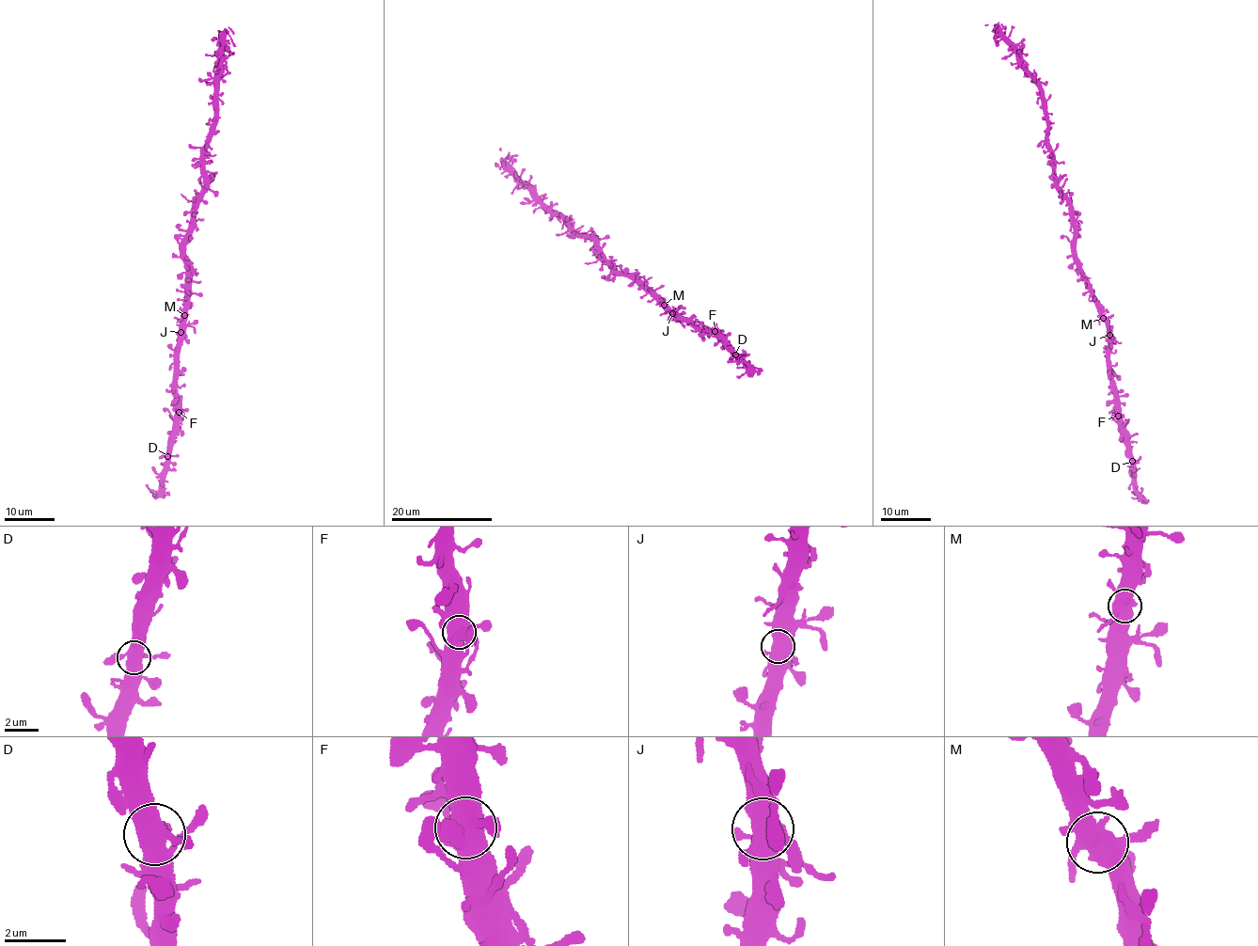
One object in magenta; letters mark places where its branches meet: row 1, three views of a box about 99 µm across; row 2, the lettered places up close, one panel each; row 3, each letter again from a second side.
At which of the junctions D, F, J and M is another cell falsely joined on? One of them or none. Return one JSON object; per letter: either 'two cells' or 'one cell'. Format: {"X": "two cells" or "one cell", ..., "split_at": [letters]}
{"D": "one cell", "F": "one cell", "J": "one cell", "M": "one cell", "split_at": []}

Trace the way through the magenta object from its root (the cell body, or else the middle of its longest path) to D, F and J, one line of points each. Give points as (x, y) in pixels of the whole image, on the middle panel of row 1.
D: (622, 275), (648, 289), (668, 312), (690, 319), (698, 326), (720, 335), (735, 354)
F: (622, 275), (648, 289), (668, 312), (690, 319), (698, 326), (715, 331)
J: (622, 275), (646, 288), (672, 313)

